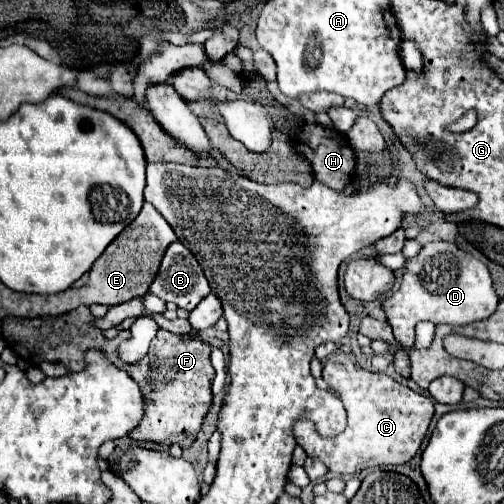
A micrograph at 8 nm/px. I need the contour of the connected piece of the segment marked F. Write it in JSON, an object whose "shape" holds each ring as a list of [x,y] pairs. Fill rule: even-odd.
{"shape":[[[160,330],[158,336],[150,344],[150,352],[144,356],[138,364],[122,364],[118,366],[124,370],[142,390],[144,394],[144,416],[140,424],[128,434],[132,440],[150,440],[162,446],[178,444],[182,448],[192,446],[196,440],[196,434],[200,432],[202,420],[210,410],[210,398],[212,398],[212,380],[214,380],[214,368],[210,364],[210,346],[200,340],[182,340],[178,334],[172,334],[168,330]]]}

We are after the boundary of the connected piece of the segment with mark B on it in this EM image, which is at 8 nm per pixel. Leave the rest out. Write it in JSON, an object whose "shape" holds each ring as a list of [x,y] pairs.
{"shape":[[[174,242],[164,254],[150,292],[164,302],[174,302],[178,308],[192,312],[194,306],[210,294],[210,284],[190,250]]]}

